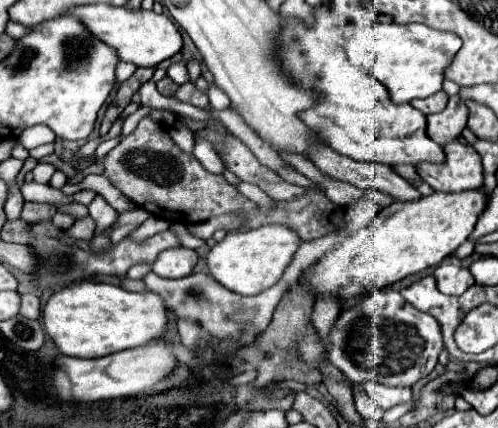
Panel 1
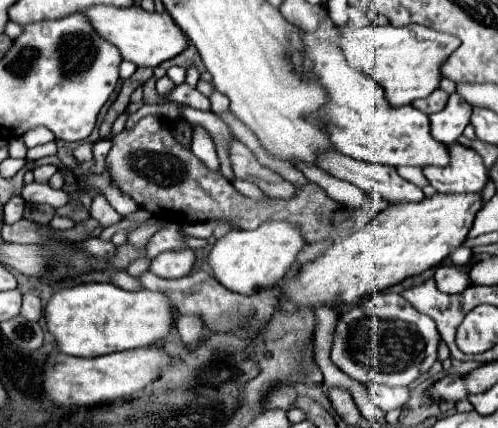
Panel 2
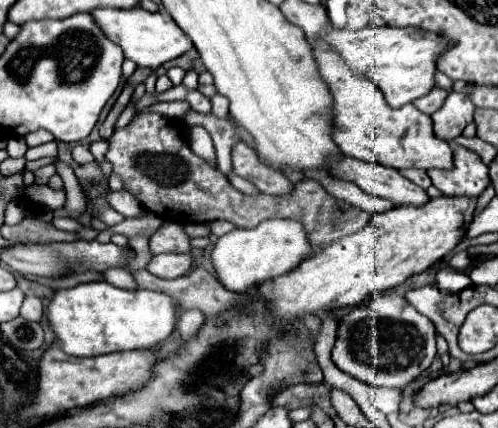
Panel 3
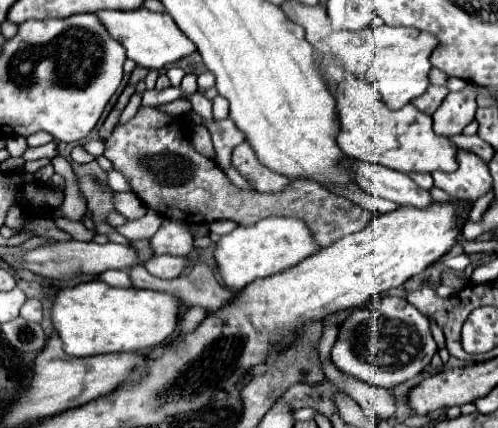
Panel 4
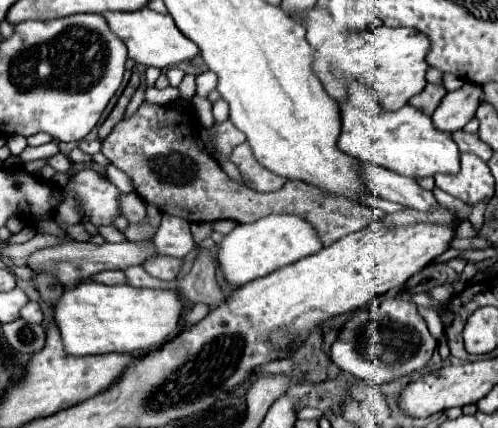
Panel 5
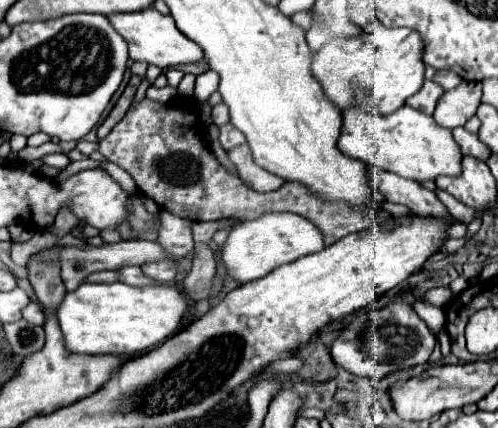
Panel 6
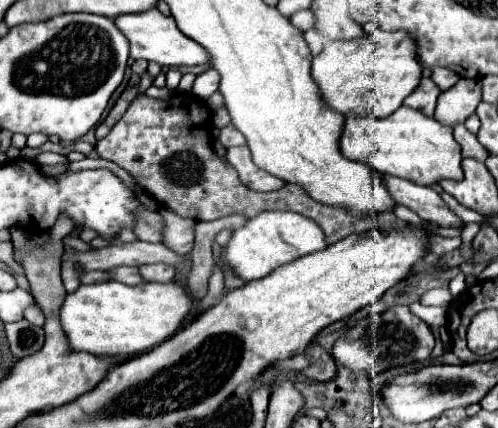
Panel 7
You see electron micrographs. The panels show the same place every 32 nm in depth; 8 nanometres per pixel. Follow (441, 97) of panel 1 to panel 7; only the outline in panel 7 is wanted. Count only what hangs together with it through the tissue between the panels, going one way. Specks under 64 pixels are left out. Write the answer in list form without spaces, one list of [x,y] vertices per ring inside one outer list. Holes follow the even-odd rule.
[[[422,78],[420,84],[416,86],[416,90],[404,100],[404,106],[410,106],[410,108],[416,108],[420,112],[424,112],[426,116],[434,116],[434,110],[436,110],[436,100],[440,96],[440,88],[430,80],[430,78]]]

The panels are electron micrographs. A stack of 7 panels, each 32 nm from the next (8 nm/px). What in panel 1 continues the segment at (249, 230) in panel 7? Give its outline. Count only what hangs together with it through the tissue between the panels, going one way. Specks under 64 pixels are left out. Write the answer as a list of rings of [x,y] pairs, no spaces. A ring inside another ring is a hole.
[[[264,224],[256,230],[226,234],[210,250],[206,262],[208,262],[210,274],[224,288],[244,294],[244,296],[254,296],[254,294],[260,294],[262,290],[274,286],[282,278],[284,270],[288,268],[296,250],[300,248],[300,242],[302,240],[294,228],[290,228],[286,224]]]

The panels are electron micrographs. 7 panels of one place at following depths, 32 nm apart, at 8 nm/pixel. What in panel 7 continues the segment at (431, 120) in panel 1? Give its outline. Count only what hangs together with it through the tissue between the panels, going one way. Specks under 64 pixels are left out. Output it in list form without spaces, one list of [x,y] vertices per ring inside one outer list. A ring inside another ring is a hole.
[[[460,78],[452,88],[440,94],[434,118],[440,120],[442,124],[454,126],[458,122],[464,122],[480,102],[482,102],[482,82]]]

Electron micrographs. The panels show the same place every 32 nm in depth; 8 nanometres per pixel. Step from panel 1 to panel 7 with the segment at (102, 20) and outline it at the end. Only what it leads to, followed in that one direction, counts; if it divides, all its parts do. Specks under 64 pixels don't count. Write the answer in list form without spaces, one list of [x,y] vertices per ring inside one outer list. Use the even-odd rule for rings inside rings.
[[[152,8],[142,14],[124,14],[116,16],[114,24],[124,32],[124,36],[130,42],[130,54],[132,58],[144,58],[144,60],[154,60],[160,66],[168,68],[178,68],[178,66],[210,66],[212,58],[208,56],[206,48],[194,42],[192,38],[184,36],[172,16],[164,16],[158,8]]]

